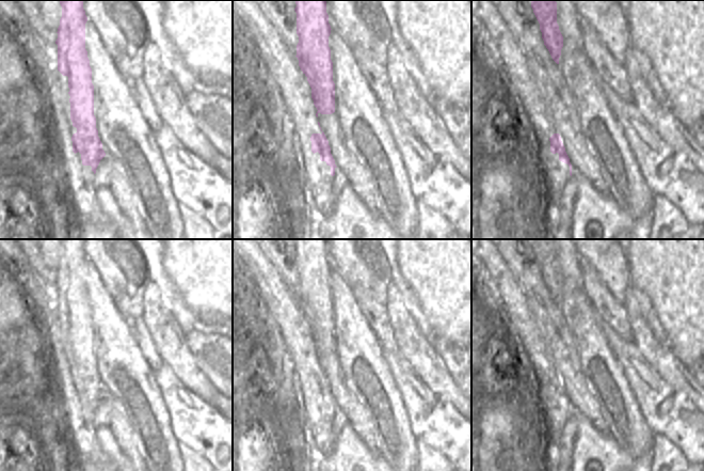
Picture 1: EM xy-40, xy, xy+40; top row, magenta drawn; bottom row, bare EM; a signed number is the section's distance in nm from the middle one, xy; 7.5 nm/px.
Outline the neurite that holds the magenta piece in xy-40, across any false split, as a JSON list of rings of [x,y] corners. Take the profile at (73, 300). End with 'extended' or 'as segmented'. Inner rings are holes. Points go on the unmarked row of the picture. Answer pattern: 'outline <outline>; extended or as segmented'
outline [[[60,239],[62,246],[62,256],[58,267],[58,310],[68,316],[70,359],[77,372],[73,374],[73,391],[81,393],[83,405],[91,405],[94,413],[106,395],[102,382],[98,376],[96,367],[96,357],[94,355],[94,325],[92,323],[92,308],[85,288],[85,263],[87,256],[83,248],[83,239]]]; as segmented

